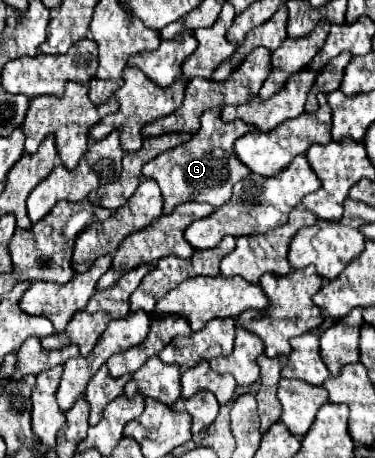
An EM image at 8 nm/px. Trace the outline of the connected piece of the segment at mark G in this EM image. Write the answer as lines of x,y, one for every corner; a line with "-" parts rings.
209,108
201,116
201,128
187,144
165,150
143,168
145,178
153,178
163,192
163,214
169,214
177,204
183,202
207,202
215,208
223,206
231,198
231,188
249,174
249,168
237,158
233,144
239,136
253,128
241,120
223,122
221,108

